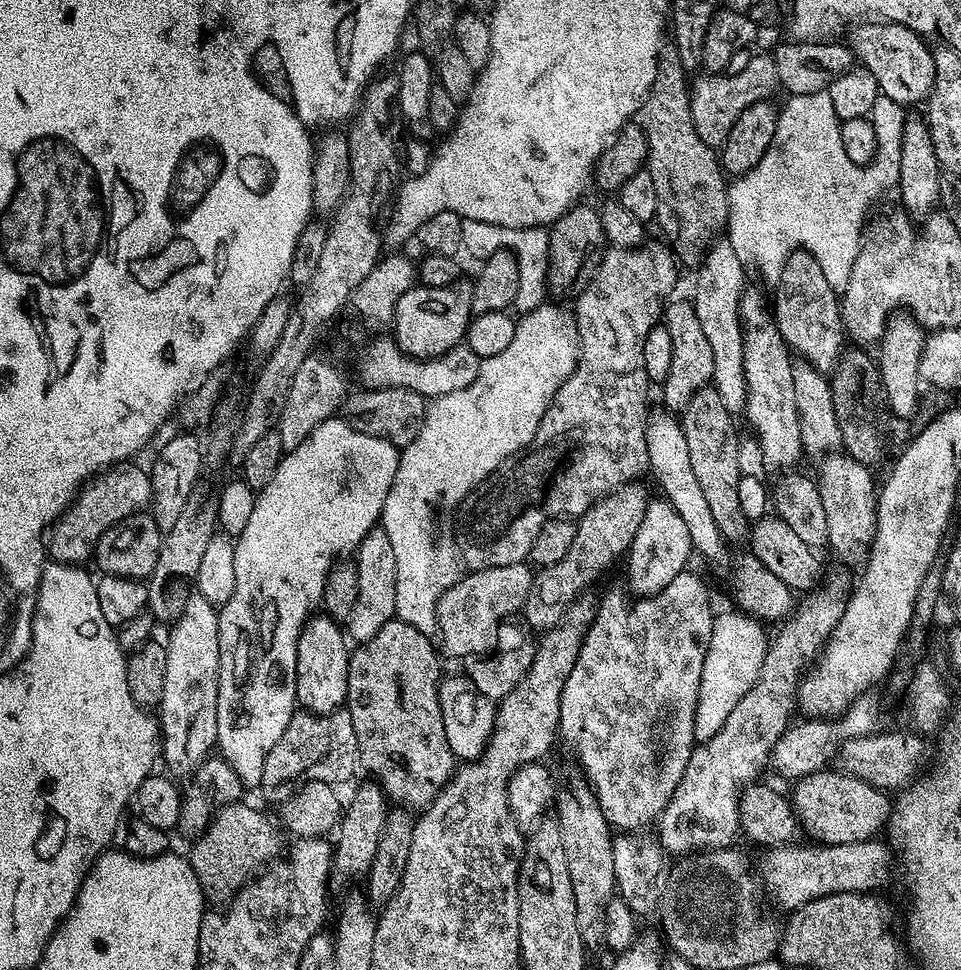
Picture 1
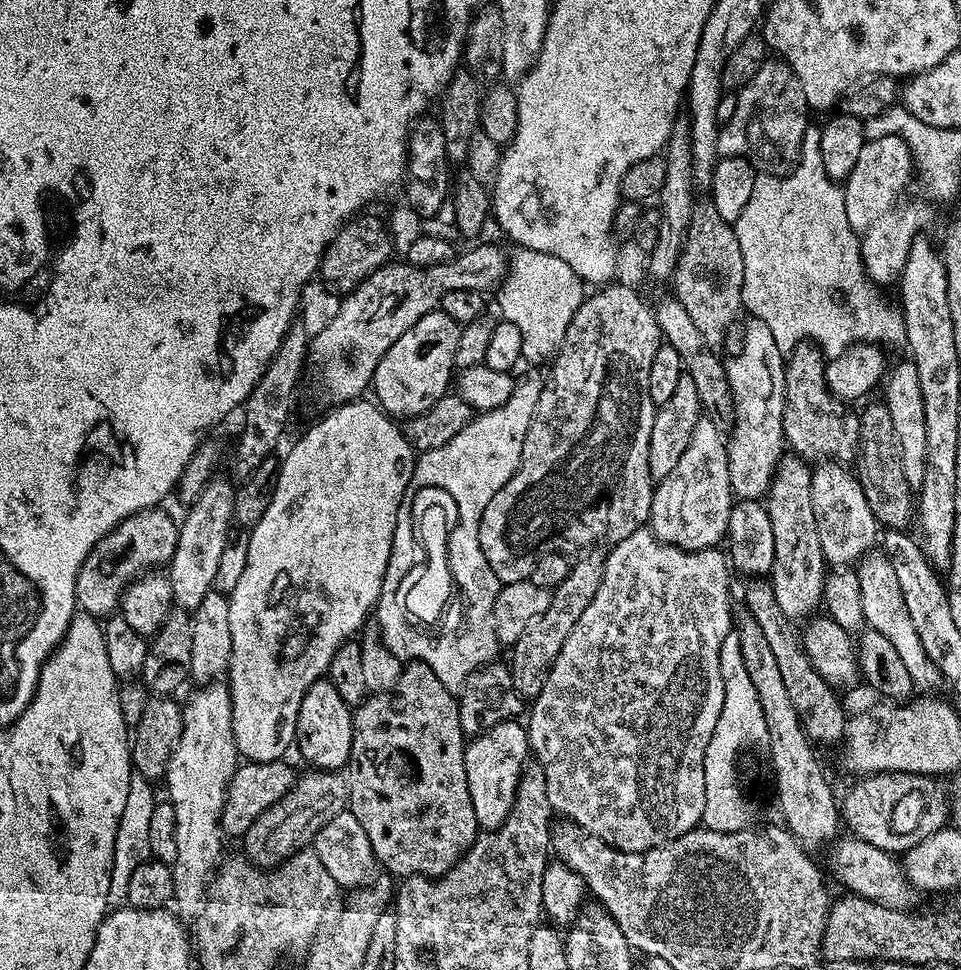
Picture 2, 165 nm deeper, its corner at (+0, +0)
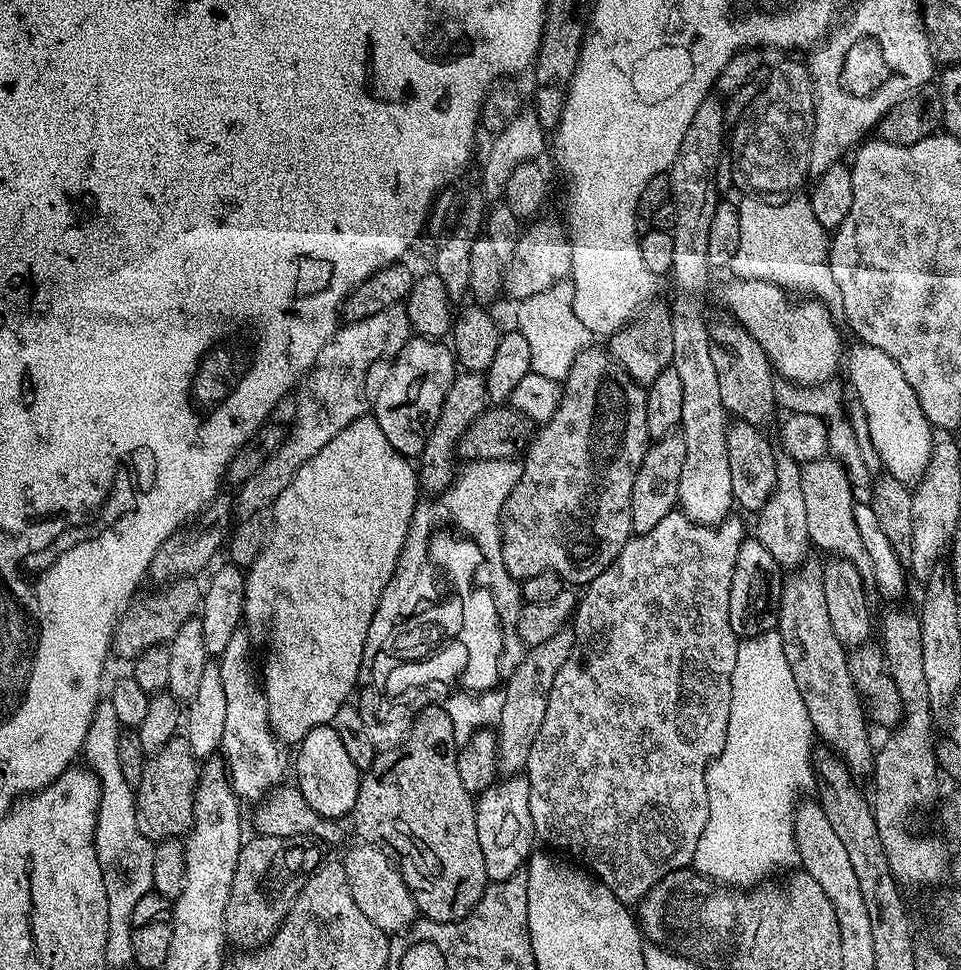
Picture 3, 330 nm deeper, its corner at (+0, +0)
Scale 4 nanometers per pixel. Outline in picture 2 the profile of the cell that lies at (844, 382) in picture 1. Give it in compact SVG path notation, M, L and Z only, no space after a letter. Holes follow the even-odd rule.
M882 402L870 404L861 413L859 426L859 450L854 461L854 470L879 525L890 530L904 530L914 516L914 494L903 473L901 447L898 446L891 425L889 408Z

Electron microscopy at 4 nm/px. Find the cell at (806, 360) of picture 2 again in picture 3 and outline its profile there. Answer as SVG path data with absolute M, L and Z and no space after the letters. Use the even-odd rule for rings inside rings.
M821 458L803 465L800 469L800 477L802 478L802 498L806 502L806 530L809 541L815 547L817 544L824 552L833 552L830 553L833 557L849 560L864 578L871 577L870 554L866 554L866 546L862 546L862 538L858 535L858 526L854 526L856 504L852 494L852 483L848 481L848 471L835 458Z

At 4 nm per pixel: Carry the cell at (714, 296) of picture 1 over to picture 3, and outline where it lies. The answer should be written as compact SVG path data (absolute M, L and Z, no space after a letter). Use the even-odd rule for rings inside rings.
M781 455L776 461L776 485L770 498L758 513L760 521L756 524L754 536L762 546L769 550L781 569L795 570L805 563L804 556L810 549L808 531L806 530L806 502L802 498L801 465L789 456Z

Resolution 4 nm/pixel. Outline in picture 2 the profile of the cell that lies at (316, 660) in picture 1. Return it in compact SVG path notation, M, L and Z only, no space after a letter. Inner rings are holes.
M321 678L316 680L302 698L302 706L298 706L298 722L296 723L295 751L300 751L302 759L316 770L340 770L345 767L352 753L352 714L353 709L342 702L338 690L334 690L331 680Z

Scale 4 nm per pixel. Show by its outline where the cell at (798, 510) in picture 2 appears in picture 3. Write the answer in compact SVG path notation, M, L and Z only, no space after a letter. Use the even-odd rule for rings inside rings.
M805 562L783 581L778 631L782 650L786 650L786 662L790 662L790 674L794 674L798 694L802 694L813 733L824 739L821 741L843 760L853 776L867 777L874 768L874 749L868 737L870 721L865 701L851 678L849 653L830 624L820 564Z

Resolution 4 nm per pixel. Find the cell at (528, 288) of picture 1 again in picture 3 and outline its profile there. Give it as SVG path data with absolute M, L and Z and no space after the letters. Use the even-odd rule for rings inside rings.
M561 282L550 286L550 290L542 290L542 294L519 301L517 307L520 309L516 312L515 327L530 346L532 371L557 382L567 378L580 351L590 344L590 333L578 322L578 314L574 314L575 297L571 282Z

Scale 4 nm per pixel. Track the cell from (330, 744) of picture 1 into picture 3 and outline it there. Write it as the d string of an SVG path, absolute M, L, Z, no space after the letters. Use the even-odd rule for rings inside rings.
M259 834L253 837L241 843L238 870L234 870L234 886L230 886L230 902L226 906L227 943L236 944L242 950L255 950L272 941L273 934L288 916L294 898L298 898L312 871L322 863L321 845L315 839Z

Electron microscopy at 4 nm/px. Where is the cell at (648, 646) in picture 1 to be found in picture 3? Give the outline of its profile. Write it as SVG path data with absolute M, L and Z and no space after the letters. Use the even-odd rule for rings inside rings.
M679 510L666 514L666 518L662 518L662 522L654 526L654 530L628 539L618 558L614 558L614 562L610 562L610 566L602 570L598 578L590 581L583 589L584 596L582 592L579 597L574 623L571 625L572 633L576 635L574 650L570 658L566 658L562 670L558 670L554 686L550 686L546 718L542 718L542 730L538 730L538 738L534 738L534 747L530 749L526 775L530 786L533 833L539 839L541 836L549 844L545 844L549 849L567 854L573 861L583 865L623 904L629 906L639 905L644 895L662 877L680 868L689 867L698 846L698 838L702 838L702 830L706 830L710 814L710 802L706 798L706 774L708 765L722 754L722 746L726 746L726 730L730 722L730 694L738 643L738 637L730 624L730 588L735 559L739 546L745 539L744 524L736 514L729 515L721 524L713 526L694 522Z

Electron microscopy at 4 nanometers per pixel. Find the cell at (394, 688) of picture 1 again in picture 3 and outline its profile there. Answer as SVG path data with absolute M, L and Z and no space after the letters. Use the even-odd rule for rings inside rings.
M444 706L422 713L412 733L406 736L395 746L385 747L361 775L354 809L356 832L360 835L357 837L363 843L382 850L382 854L394 861L412 892L417 913L423 919L458 922L471 914L490 883L486 874L486 858L482 858L482 845L478 843L476 800L473 793L462 786L462 777L458 775L458 737Z

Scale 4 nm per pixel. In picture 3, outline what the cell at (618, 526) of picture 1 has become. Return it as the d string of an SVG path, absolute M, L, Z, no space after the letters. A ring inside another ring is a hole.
M566 626L554 634L554 638L546 638L546 642L538 642L531 645L525 651L522 662L509 677L508 685L504 687L504 701L502 702L502 714L498 721L496 741L498 742L498 758L496 759L497 769L504 774L520 774L527 769L530 749L534 747L534 738L538 738L538 730L542 730L542 718L546 718L546 702L550 698L550 686L554 686L554 678L558 670L566 663L566 658L574 650L574 638L571 627Z

